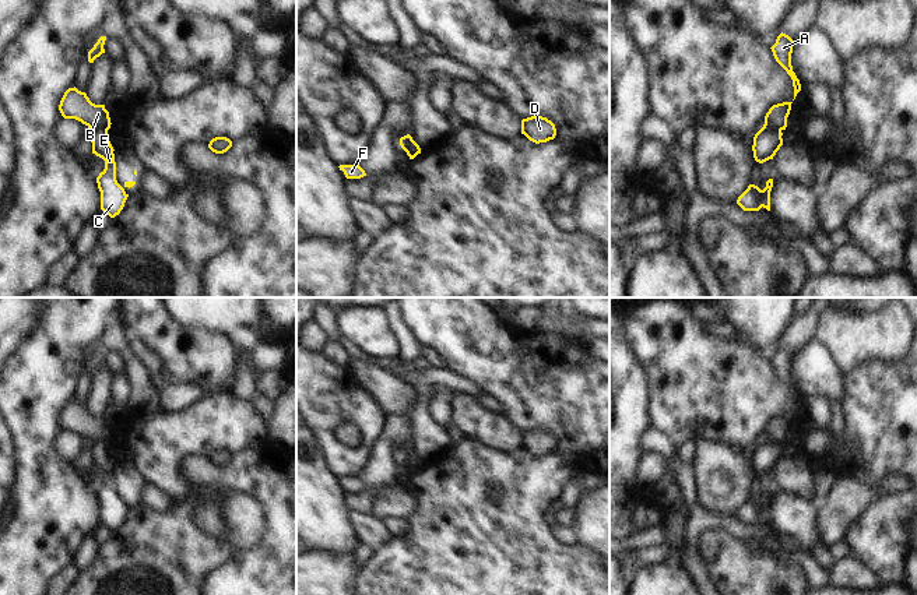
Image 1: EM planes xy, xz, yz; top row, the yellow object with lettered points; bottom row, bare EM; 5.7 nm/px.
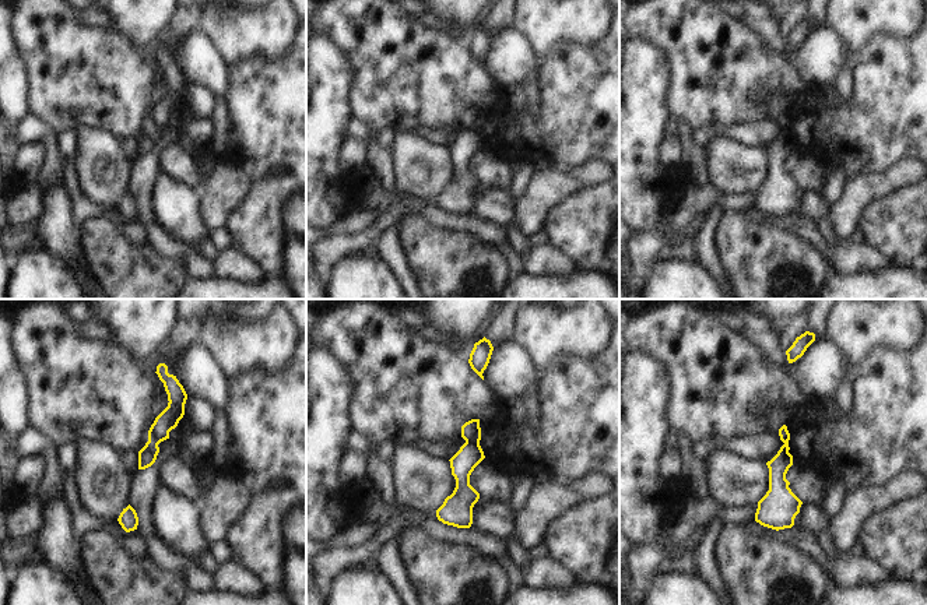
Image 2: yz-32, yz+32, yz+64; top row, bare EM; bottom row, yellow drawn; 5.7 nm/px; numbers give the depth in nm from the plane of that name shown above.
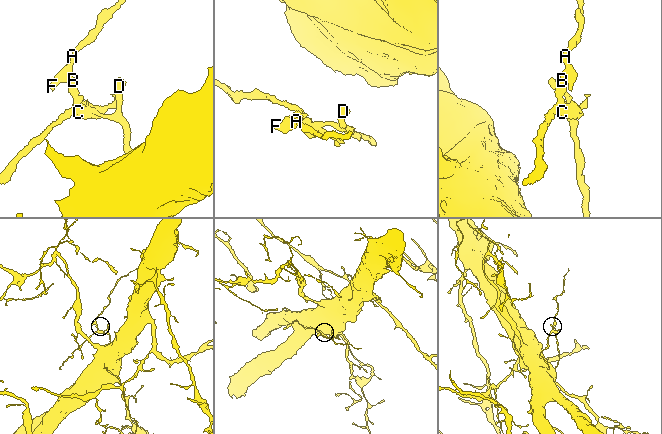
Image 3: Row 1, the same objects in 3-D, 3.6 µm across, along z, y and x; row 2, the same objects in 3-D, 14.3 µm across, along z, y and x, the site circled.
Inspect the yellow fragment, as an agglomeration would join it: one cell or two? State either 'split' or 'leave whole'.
split

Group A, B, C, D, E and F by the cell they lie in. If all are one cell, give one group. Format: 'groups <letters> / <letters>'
groups A B F / C D E

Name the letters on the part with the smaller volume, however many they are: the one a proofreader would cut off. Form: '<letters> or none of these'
A, B, F

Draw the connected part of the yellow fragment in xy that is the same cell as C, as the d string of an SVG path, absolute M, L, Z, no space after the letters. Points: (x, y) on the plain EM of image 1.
M91 443L89 451L92 455L92 467L105 473L105 482L96 490L98 501L101 504L101 522L110 531L120 527L129 507L126 500L133 500L136 494L124 494L122 500L116 493L116 475L113 460L108 453L108 443Z

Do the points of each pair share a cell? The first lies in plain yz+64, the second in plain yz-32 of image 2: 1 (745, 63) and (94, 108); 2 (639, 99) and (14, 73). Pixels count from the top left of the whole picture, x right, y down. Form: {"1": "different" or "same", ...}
{"1": "same", "2": "same"}

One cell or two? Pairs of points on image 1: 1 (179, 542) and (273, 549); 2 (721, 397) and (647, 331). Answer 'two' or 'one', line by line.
1: two
2: one

